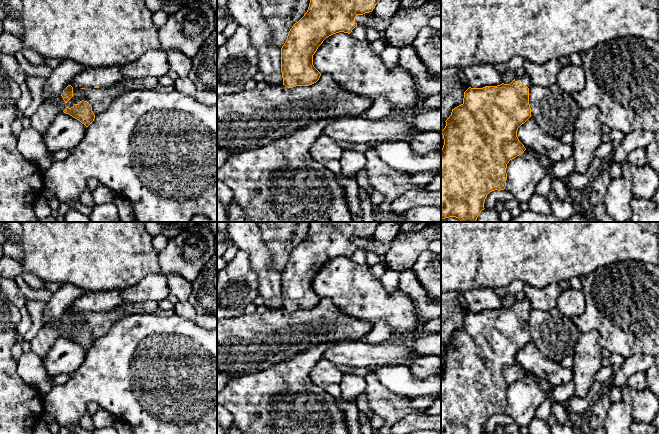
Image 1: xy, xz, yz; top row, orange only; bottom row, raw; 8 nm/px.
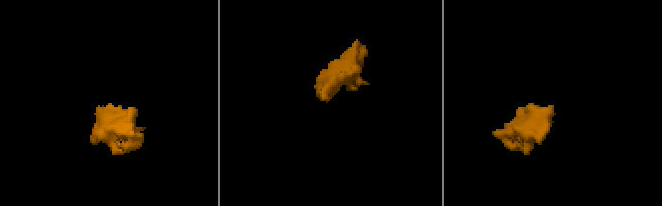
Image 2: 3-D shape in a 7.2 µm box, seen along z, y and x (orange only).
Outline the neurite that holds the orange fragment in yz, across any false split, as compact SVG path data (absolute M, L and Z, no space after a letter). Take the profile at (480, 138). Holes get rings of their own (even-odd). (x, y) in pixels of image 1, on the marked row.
M529 76L516 77L510 84L500 84L497 86L485 86L483 88L469 87L464 92L463 103L452 109L451 115L445 121L446 126L441 130L444 145L441 149L441 219L456 217L461 222L476 222L478 215L484 210L484 202L487 195L495 190L504 190L506 187L507 173L506 168L510 160L522 155L526 148L517 137L518 128L531 117L531 108L529 104L529 88L531 87Z

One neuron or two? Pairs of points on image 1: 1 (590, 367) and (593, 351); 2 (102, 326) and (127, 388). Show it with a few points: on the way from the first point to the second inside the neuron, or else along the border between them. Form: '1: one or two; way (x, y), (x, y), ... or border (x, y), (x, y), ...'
1: one; way (590, 363), (590, 355)
2: two; border (121, 317), (105, 334), (95, 341)

